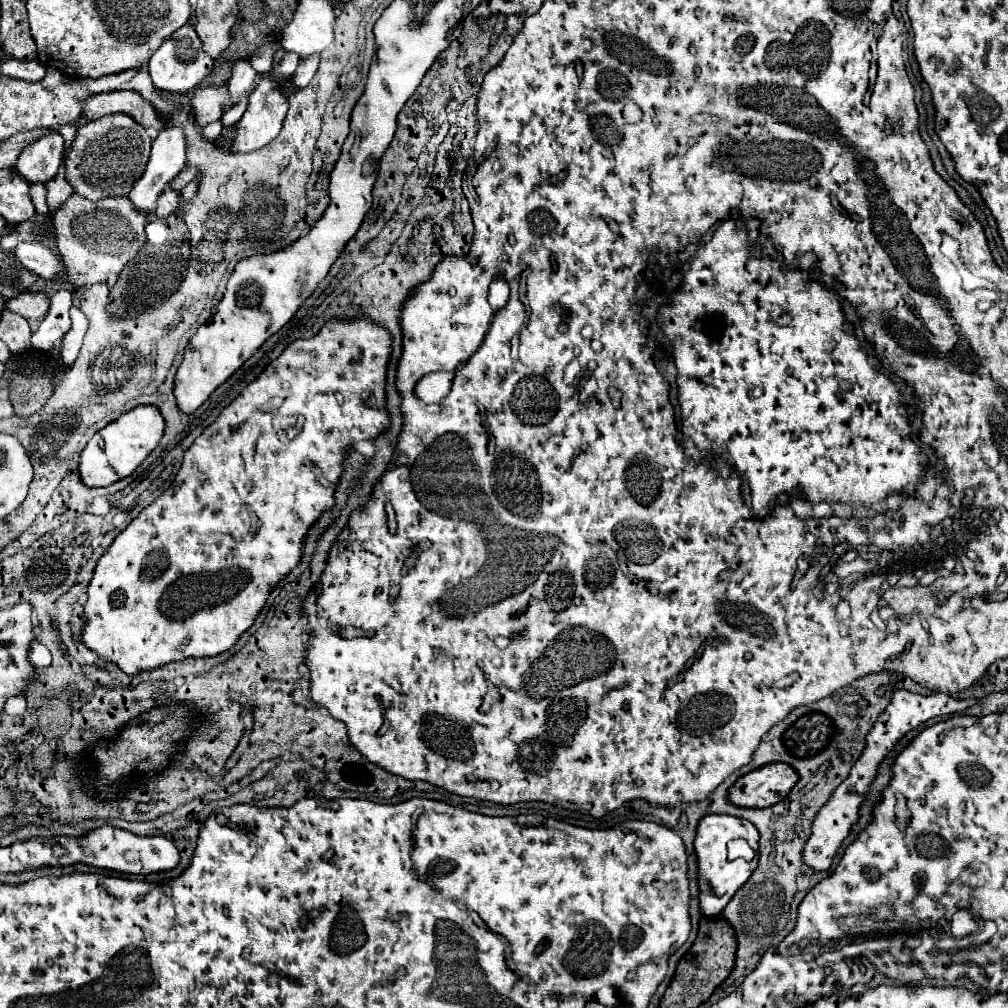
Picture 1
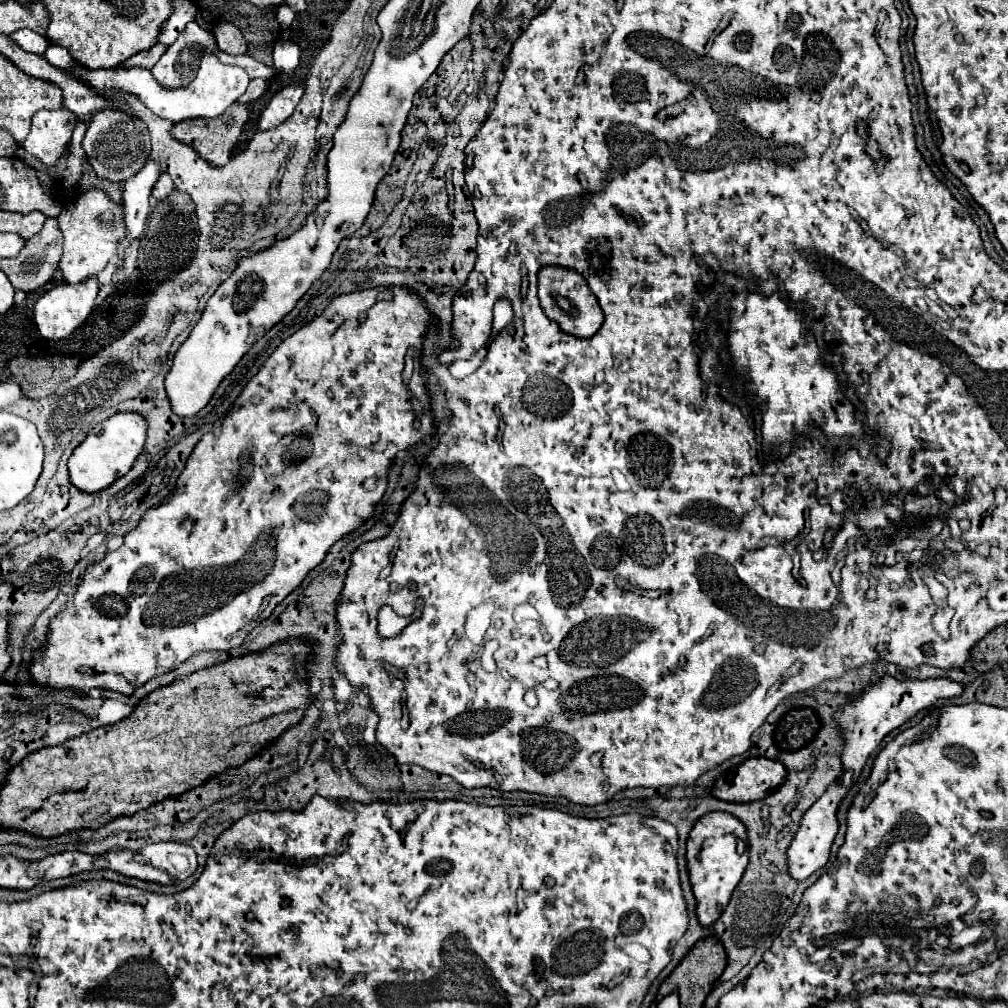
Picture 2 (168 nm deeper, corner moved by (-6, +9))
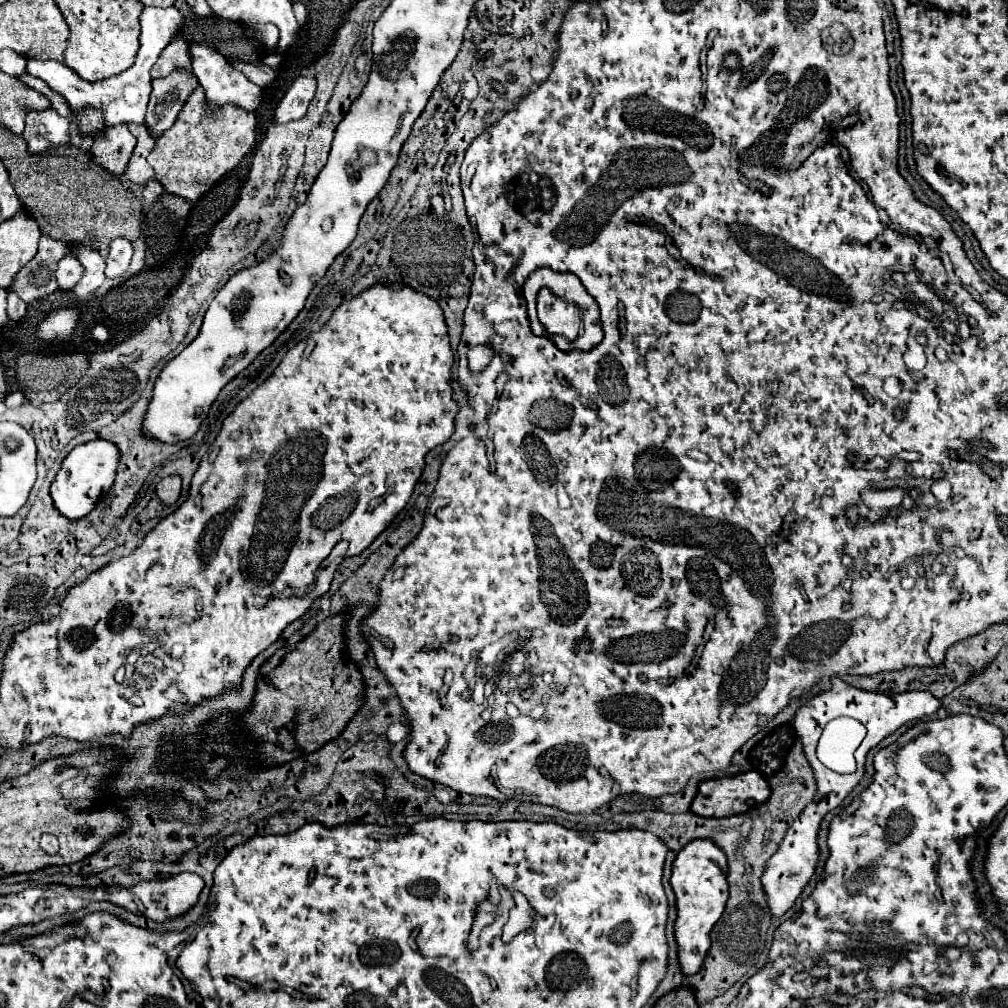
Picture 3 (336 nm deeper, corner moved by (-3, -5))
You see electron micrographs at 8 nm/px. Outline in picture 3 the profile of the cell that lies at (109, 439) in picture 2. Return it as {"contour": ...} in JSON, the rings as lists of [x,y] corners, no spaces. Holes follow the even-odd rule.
{"contour":[[[92,440],[88,444],[76,446],[64,458],[64,462],[50,486],[50,496],[54,500],[54,508],[68,520],[84,518],[86,514],[90,514],[90,510],[94,510],[96,502],[104,496],[104,492],[110,490],[116,468],[118,468],[118,448],[112,442]]]}

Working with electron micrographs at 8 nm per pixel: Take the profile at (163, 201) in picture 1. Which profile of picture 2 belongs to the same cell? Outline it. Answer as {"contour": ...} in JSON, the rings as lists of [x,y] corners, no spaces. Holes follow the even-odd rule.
{"contour":[[[163,172],[161,180],[157,180],[157,184],[153,186],[153,198],[155,200],[165,200],[173,190],[175,190],[175,186],[173,186],[171,176],[167,172]]]}

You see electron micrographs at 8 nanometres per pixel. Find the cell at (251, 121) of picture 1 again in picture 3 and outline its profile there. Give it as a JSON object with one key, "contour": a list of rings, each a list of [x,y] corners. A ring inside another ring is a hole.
{"contour":[[[298,76],[294,80],[294,86],[290,86],[286,96],[280,100],[274,120],[278,124],[286,124],[290,120],[302,118],[308,110],[310,100],[314,98],[314,90],[316,90],[316,78]]]}

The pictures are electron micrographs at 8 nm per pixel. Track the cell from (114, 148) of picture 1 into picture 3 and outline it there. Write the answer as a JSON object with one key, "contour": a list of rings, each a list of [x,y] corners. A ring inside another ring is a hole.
{"contour":[[[126,124],[110,126],[98,142],[92,146],[92,156],[100,166],[110,170],[116,176],[122,176],[126,170],[126,162],[130,160],[130,154],[134,150],[136,138],[130,134]]]}

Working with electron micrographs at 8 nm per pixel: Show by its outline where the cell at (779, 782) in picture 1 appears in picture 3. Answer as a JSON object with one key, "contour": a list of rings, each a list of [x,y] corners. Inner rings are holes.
{"contour":[[[742,772],[736,776],[722,776],[722,778],[710,778],[700,782],[698,794],[690,806],[690,810],[698,816],[706,818],[722,818],[722,816],[734,816],[740,812],[750,810],[750,806],[758,806],[764,802],[764,798],[770,796],[770,786],[764,776],[758,772]]]}

